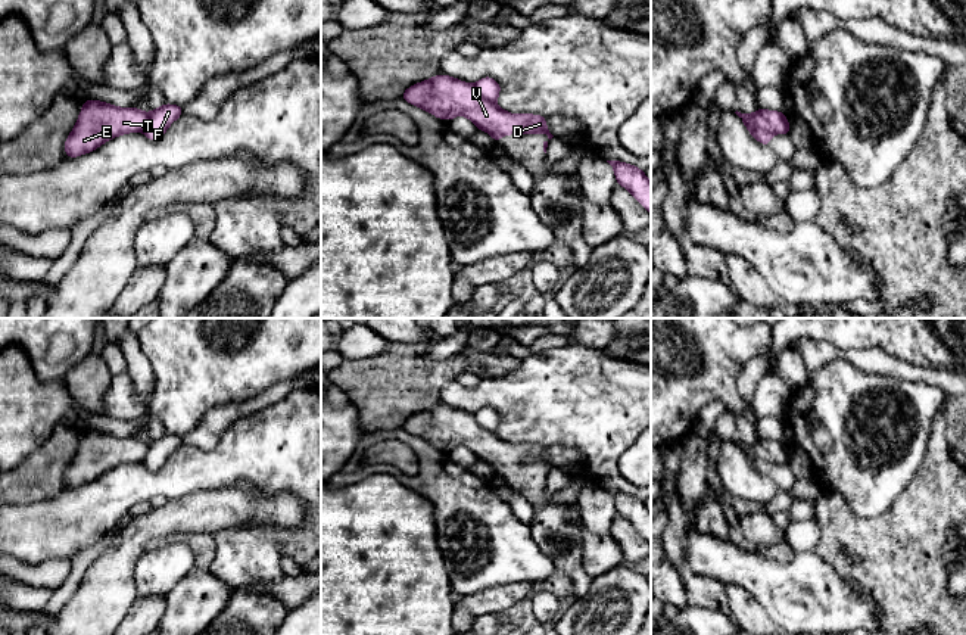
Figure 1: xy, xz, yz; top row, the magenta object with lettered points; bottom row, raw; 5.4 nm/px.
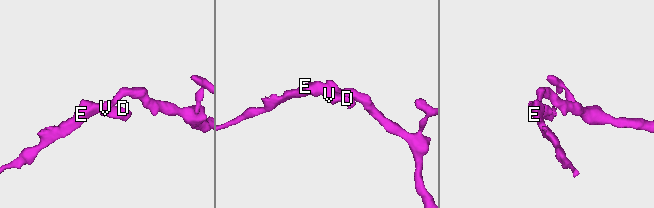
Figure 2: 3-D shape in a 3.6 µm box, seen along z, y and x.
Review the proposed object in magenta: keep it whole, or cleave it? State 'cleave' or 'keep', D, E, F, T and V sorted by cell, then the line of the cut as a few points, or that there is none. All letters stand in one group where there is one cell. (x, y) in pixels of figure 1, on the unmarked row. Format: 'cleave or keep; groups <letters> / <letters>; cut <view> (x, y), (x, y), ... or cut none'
cleave; groups D E T V / F; cut xz (473, 414), (480, 426), (494, 432)

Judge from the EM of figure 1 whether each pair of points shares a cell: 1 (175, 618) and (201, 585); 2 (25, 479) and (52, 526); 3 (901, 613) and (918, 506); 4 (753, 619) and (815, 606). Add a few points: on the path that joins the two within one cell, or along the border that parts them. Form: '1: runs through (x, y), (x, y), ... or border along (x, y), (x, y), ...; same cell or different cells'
1: runs through (184, 610), (199, 594); same cell
2: border along (67, 488), (50, 498), (15, 504); different cells
3: runs through (907, 587), (907, 539), (912, 532); same cell
4: border along (745, 590), (772, 619); different cells

